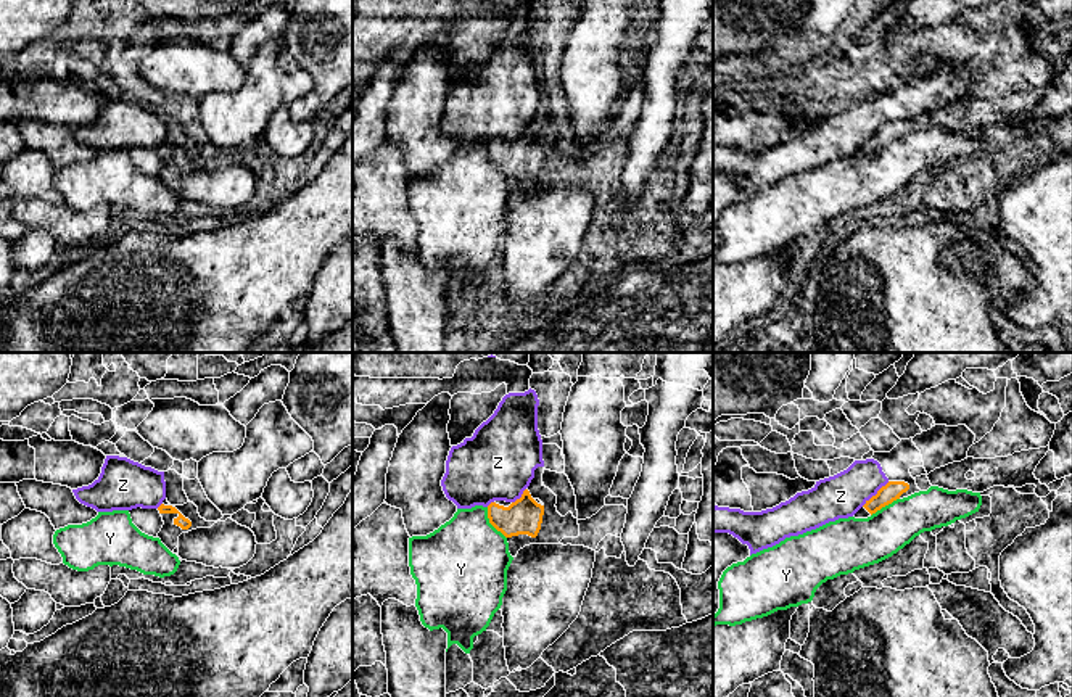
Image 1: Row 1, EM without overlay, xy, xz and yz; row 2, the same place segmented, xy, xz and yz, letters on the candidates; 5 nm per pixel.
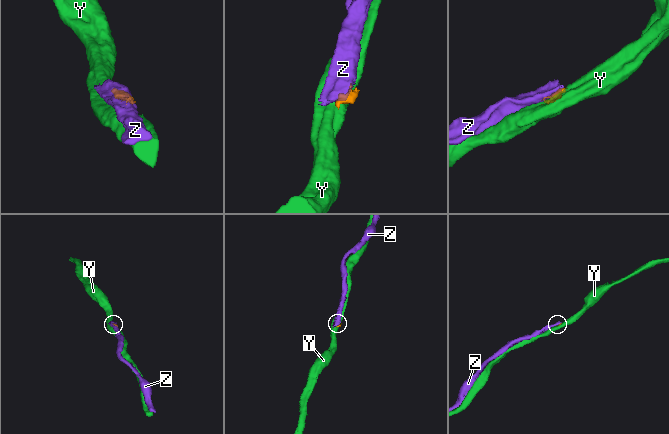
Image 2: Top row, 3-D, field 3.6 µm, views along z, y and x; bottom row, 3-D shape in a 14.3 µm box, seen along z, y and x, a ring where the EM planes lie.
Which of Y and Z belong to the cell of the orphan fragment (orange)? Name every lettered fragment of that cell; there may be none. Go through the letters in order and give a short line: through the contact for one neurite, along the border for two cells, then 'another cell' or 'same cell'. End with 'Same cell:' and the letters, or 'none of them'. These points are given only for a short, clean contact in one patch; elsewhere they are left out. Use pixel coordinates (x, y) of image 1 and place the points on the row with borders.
Y: line xz (486, 507), (486, 517), (506, 538); another cell
Z: line yz (889, 482), (861, 506); another cell
Same cell: none of them

